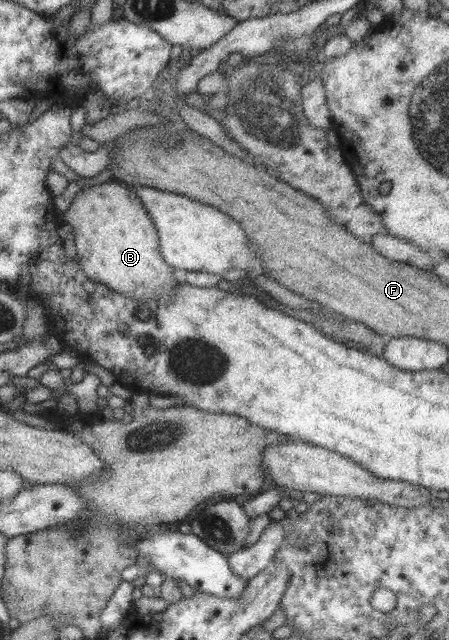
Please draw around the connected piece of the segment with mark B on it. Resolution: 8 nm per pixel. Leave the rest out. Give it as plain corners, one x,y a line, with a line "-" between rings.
115,180
83,188
72,198
69,207
62,213
73,234
79,266
93,283
102,283
109,291
119,295
133,296
137,300
159,300
169,295
177,286
173,267
167,265
159,253
157,229
143,208
134,188
124,188

